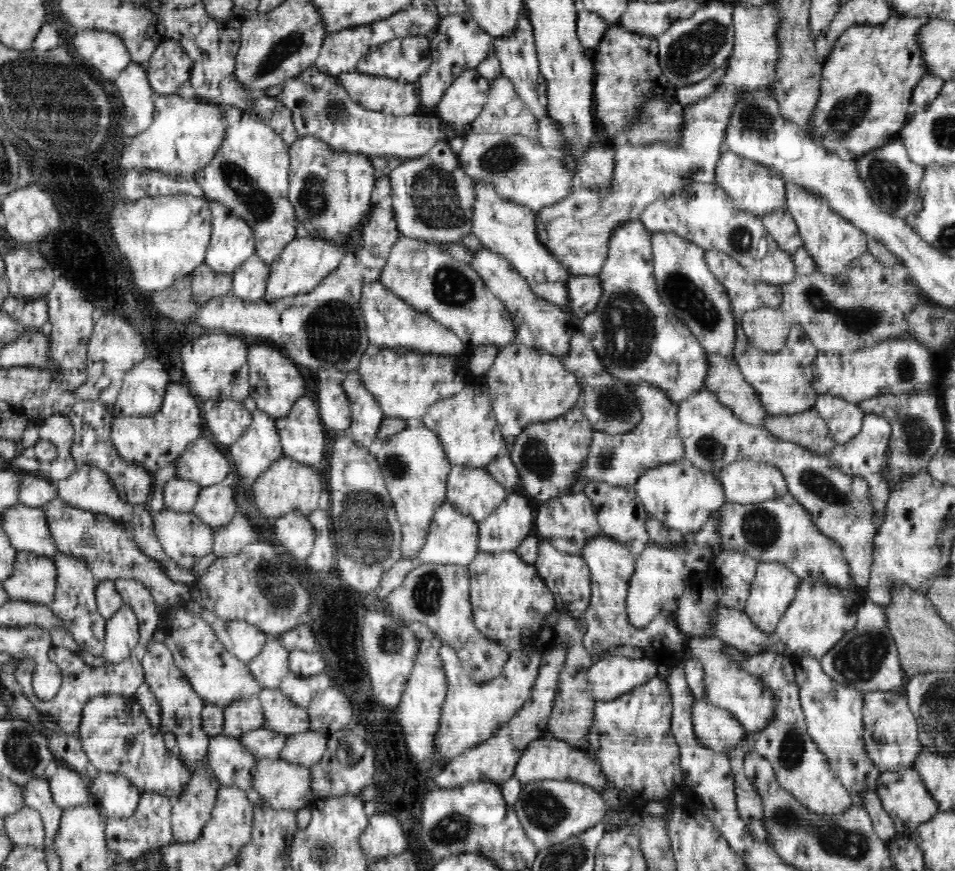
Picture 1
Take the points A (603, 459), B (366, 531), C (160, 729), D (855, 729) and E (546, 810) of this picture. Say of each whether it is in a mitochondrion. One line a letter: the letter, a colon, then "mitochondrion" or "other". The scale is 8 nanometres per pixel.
A: mitochondrion
B: mitochondrion
C: other
D: other
E: mitochondrion

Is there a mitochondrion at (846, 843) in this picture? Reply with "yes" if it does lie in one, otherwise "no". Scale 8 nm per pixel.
yes

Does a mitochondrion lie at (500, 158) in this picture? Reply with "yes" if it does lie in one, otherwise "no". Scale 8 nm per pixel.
yes

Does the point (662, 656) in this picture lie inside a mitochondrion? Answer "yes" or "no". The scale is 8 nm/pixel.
no

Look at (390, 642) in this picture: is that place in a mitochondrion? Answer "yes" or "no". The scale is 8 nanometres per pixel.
yes

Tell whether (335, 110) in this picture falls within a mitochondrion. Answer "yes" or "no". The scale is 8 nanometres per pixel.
yes

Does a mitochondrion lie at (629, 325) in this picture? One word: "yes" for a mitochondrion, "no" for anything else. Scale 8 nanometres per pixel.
yes

